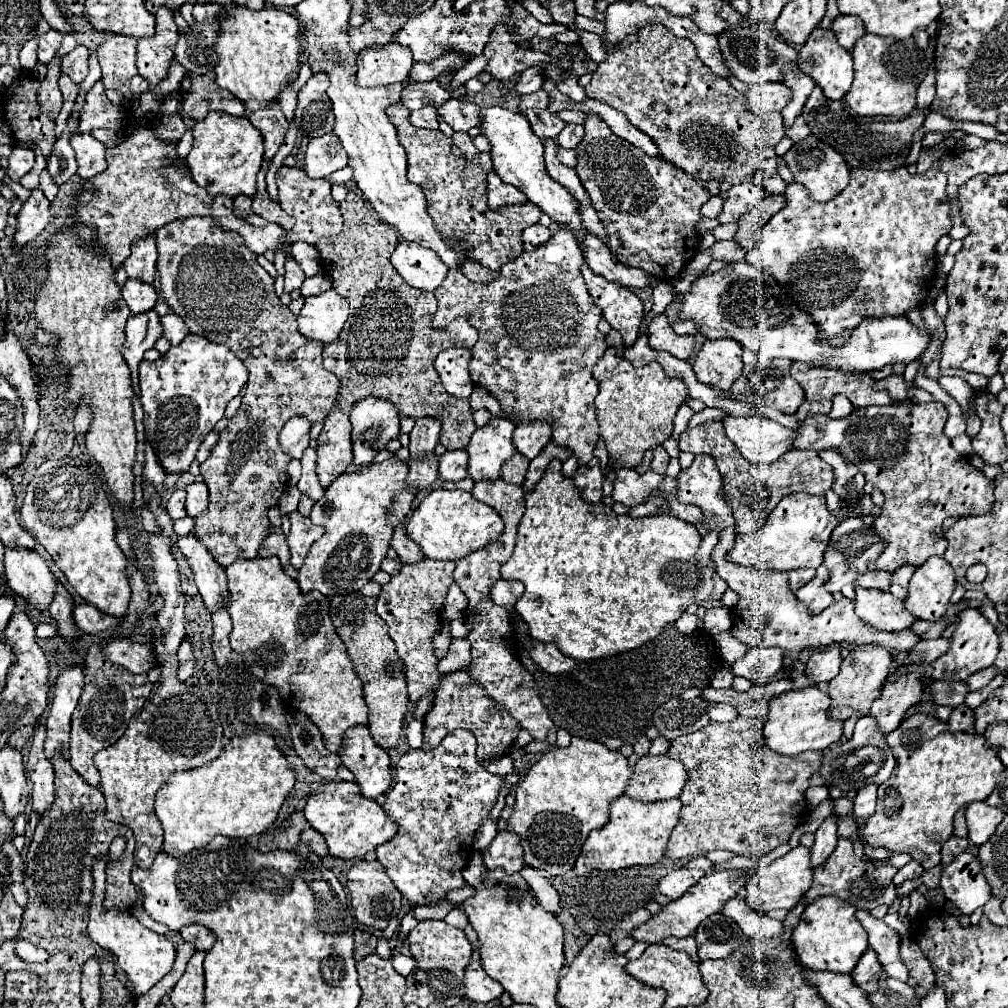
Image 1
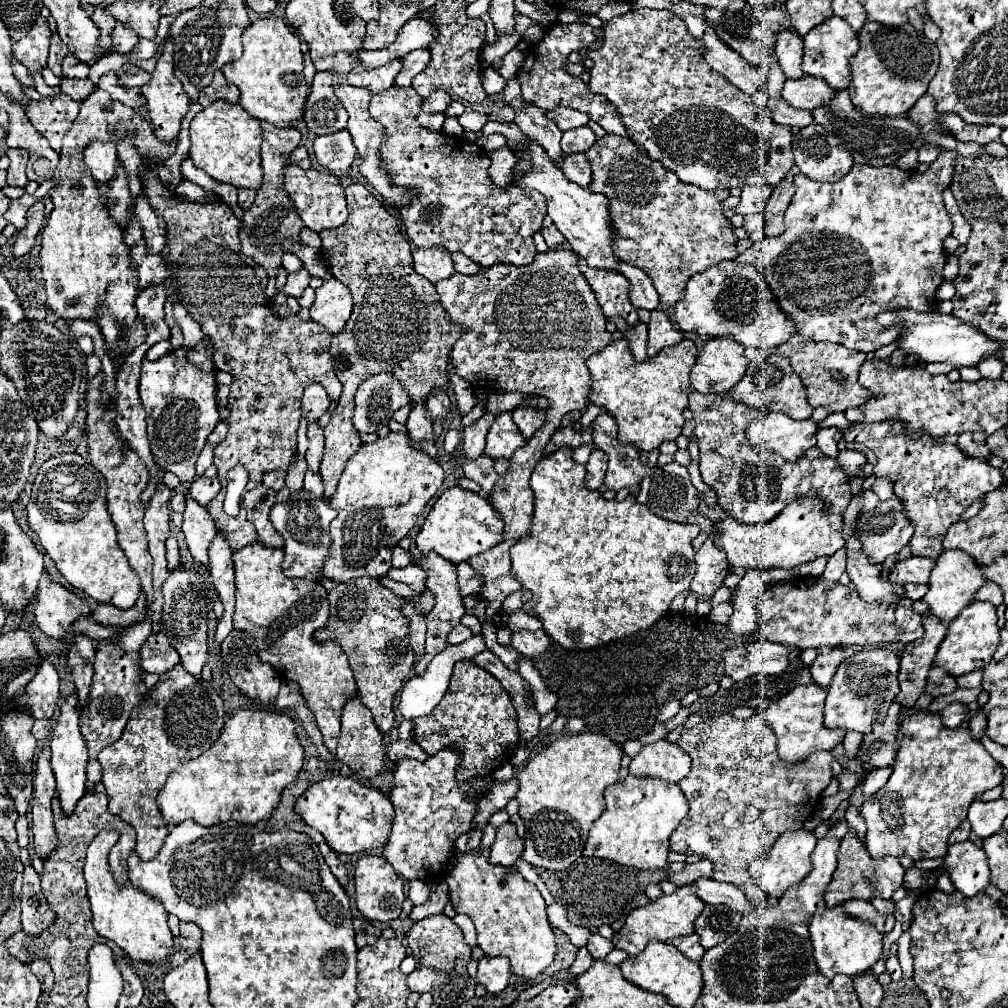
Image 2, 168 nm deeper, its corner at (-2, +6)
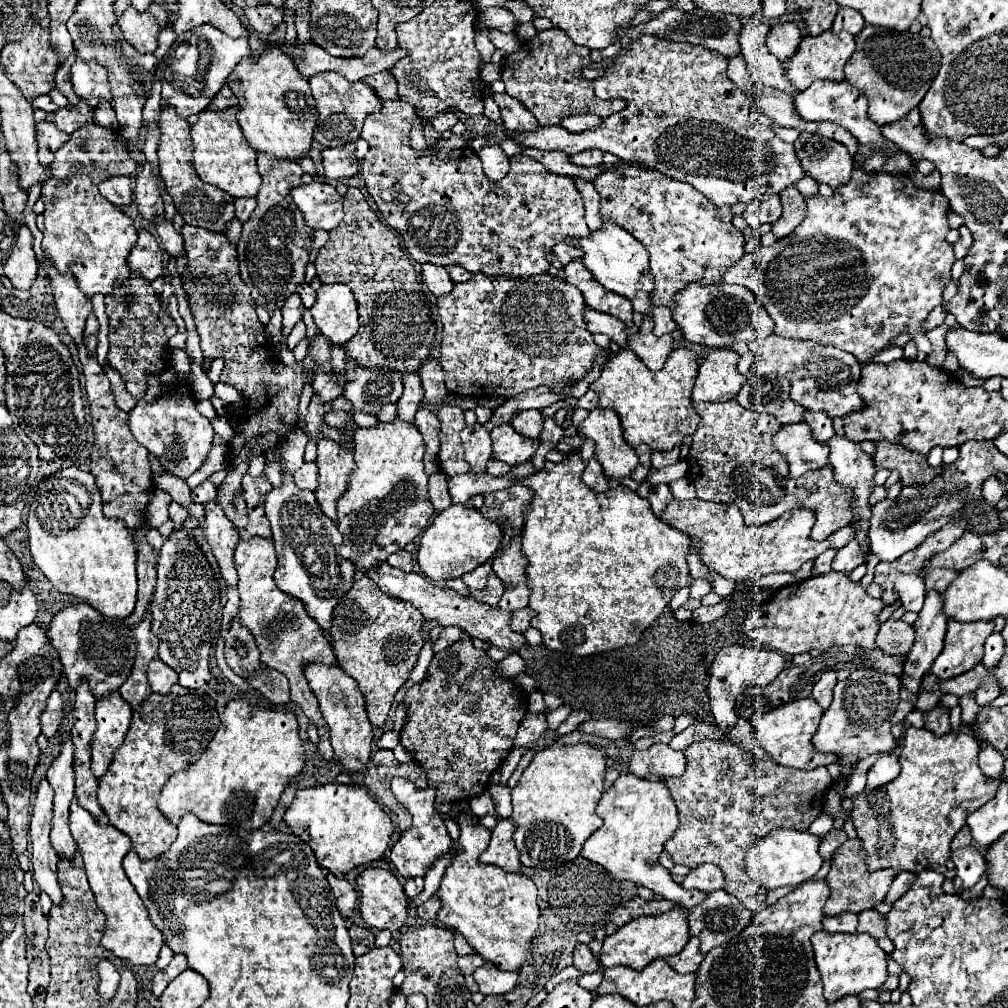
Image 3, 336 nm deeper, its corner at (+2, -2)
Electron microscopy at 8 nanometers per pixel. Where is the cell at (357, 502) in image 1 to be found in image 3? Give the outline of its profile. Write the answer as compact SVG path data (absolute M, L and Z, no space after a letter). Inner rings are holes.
M395 417L375 427L359 427L353 441L357 469L351 475L349 489L337 503L337 527L341 535L349 535L349 559L363 573L421 535L435 511L427 491L429 475L423 469L425 443L413 423Z

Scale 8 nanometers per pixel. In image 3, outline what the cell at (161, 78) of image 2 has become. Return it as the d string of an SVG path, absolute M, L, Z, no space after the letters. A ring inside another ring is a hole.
M165 107L159 113L159 129L161 129L161 143L159 143L159 171L161 179L165 183L167 193L171 195L177 213L183 217L187 225L203 227L207 231L225 233L227 223L235 219L235 207L233 197L225 191L219 191L217 187L203 185L195 167L193 167L193 141L189 135L191 125L181 119L173 107Z

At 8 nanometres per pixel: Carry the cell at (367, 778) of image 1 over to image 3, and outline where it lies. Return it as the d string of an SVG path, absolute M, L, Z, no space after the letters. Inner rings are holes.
M307 663L307 667L303 667L303 673L305 673L313 693L319 699L323 719L329 727L335 757L347 771L361 771L371 757L373 725L365 713L365 697L359 691L355 679L349 677L339 665L331 667L331 665L323 665L323 663Z

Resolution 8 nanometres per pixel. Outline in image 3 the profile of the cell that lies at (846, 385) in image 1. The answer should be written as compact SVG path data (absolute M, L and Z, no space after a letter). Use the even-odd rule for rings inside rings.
M769 335L763 341L749 341L747 343L753 353L753 375L781 375L791 383L791 399L805 409L813 411L827 411L829 417L843 417L849 411L861 409L861 397L855 391L855 383L859 381L861 363L841 351L837 347L825 347L815 341L803 339L787 339L779 335Z

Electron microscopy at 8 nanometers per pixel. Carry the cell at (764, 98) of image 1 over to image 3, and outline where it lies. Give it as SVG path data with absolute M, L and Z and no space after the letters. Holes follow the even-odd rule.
M815 81L809 89L795 95L795 107L803 119L829 121L829 123L837 123L837 125L849 129L851 135L857 137L857 141L861 145L873 145L875 151L885 151L885 157L893 157L893 155L901 153L897 145L887 141L879 133L879 125L875 125L867 117L867 97L863 95L863 91L859 91L857 87L853 87L847 81Z

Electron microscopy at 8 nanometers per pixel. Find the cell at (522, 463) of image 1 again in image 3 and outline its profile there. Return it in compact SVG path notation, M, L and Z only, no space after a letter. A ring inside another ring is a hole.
M491 457L489 463L487 463L487 471L489 471L491 475L495 475L495 477L503 477L503 475L507 475L507 473L511 471L511 465L507 465L507 463Z

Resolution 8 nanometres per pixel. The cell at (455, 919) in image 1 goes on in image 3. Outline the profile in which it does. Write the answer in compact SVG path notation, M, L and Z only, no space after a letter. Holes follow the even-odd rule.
M465 955L465 957L459 957L459 969L461 969L461 973L463 975L471 975L475 969L479 969L479 967L483 967L483 957L479 957L479 955Z

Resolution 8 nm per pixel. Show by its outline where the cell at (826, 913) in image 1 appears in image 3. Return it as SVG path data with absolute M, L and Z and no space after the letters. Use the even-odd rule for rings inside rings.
M819 931L811 939L815 951L815 963L825 985L825 999L829 1003L839 1001L845 995L859 995L865 989L879 989L887 979L887 953L877 945L871 935L853 933L853 935L827 935Z

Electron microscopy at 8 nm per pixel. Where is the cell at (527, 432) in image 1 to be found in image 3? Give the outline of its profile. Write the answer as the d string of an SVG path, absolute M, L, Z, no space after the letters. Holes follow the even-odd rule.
M519 411L517 415L513 415L511 425L517 433L535 439L543 429L543 415L539 411Z

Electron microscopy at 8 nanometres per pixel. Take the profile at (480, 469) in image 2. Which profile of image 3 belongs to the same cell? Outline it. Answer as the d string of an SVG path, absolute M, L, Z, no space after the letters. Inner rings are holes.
M479 423L475 425L467 425L461 431L461 441L465 447L465 459L471 465L471 475L479 475L487 469L487 461L491 457L491 437L487 433L487 429Z

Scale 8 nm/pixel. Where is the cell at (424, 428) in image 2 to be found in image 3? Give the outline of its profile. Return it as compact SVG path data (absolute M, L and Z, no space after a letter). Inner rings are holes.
M403 373L403 385L405 385L405 391L397 403L397 411L399 411L399 417L403 421L413 423L413 417L415 417L415 413L423 401L421 375L419 373Z

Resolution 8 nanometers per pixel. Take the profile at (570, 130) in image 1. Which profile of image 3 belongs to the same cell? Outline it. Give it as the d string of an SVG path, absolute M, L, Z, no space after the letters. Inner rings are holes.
M587 149L581 151L579 155L571 155L571 163L581 165L581 167L595 167L603 163L603 151L595 151L595 149Z

